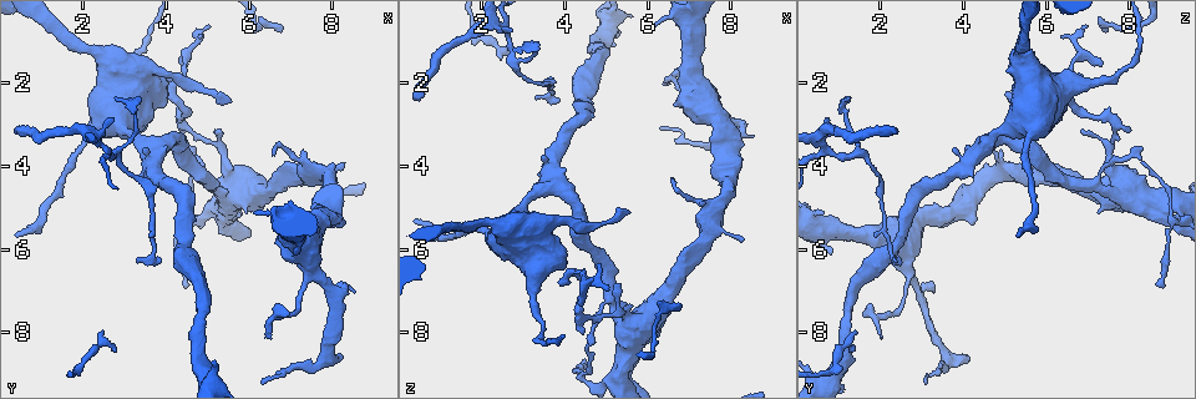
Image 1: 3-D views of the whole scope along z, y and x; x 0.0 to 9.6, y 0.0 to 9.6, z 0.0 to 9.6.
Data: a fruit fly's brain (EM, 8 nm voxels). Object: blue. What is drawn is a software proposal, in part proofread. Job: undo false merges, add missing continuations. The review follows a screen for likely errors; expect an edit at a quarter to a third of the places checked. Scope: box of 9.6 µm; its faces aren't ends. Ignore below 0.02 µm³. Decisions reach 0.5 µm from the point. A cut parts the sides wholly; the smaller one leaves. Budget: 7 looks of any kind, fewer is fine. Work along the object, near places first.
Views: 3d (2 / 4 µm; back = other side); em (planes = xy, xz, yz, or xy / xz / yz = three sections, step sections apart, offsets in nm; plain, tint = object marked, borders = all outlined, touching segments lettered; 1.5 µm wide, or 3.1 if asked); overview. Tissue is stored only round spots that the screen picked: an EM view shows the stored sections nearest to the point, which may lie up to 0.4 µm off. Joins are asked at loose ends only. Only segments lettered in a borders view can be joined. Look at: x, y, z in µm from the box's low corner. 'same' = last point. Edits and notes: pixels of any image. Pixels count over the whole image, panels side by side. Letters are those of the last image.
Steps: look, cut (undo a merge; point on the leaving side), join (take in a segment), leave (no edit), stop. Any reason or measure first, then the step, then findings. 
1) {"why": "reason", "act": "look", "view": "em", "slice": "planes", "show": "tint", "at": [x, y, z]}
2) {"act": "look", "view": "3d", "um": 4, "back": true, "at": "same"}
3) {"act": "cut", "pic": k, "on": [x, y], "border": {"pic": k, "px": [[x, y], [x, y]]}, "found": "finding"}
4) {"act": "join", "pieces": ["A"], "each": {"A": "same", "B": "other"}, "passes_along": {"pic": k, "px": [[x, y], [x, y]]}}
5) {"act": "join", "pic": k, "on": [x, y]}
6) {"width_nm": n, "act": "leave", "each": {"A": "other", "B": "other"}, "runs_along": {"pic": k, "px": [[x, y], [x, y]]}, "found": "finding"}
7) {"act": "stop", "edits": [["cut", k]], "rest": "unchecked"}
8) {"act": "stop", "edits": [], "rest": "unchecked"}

{"why": "branch stops here", "act": "look", "view": "em", "slice": "planes", "show": "plain", "at": [8.20, 8.55, 4.00]}

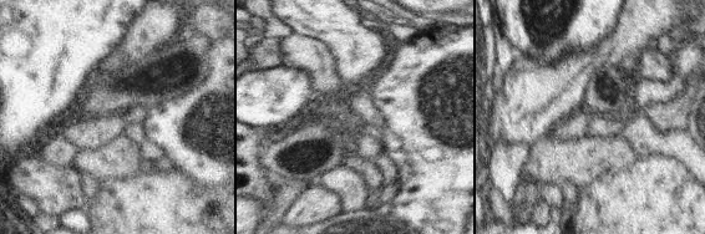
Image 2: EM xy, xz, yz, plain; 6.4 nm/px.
{"why": "see the neighbours", "act": "look", "view": "em", "slice": "planes", "show": "borders", "at": "same"}

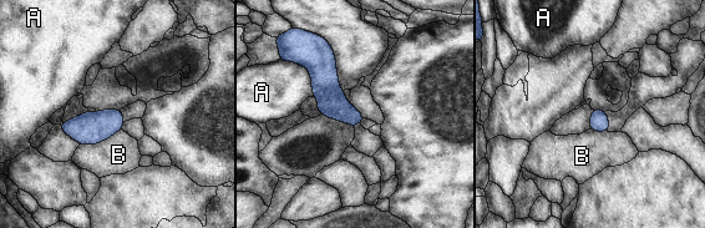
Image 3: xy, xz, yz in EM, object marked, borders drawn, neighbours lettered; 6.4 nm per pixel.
{"width_nm": 120, "act": "leave", "each": {"A": "other", "B": "other"}, "runs_along": {"pic": 3, "px": [[317, 49], [326, 91], [358, 120]]}, "found": "none of them fits"}

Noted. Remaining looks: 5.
{"why": "an open end", "act": "look", "view": "3d", "um": 2, "at": [6.60, 3.70, 4.35]}

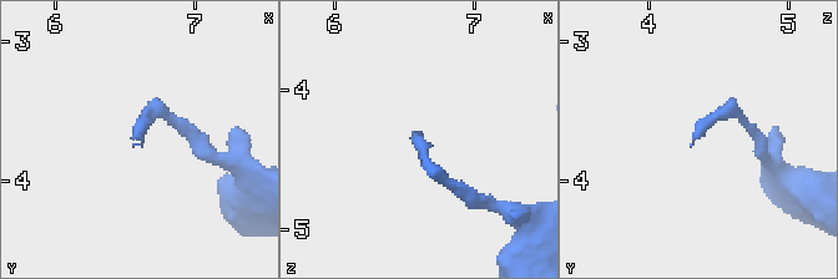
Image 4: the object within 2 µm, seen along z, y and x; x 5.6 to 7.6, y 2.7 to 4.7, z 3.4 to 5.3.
{"why": "now the EM", "act": "look", "view": "em", "slice": "yz", "step": 8, "show": "borders", "at": [6.62, 3.74, 4.30]}

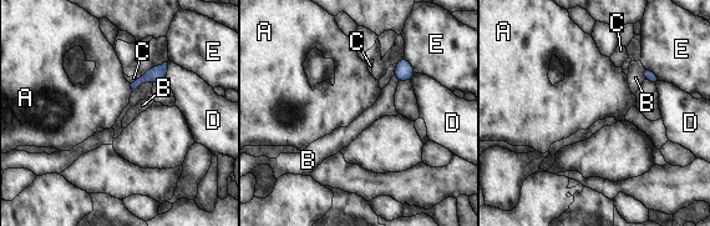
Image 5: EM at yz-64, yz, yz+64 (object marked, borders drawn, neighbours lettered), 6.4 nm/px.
{"why": "cut it another way", "act": "look", "view": "em", "slice": "planes", "show": "borders", "at": "same"}

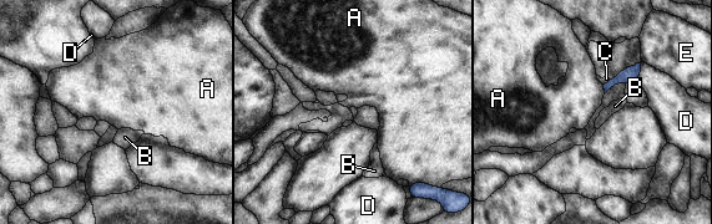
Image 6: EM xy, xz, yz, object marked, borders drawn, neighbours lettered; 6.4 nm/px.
{"act": "leave", "each": {"A": "other", "B": "other", "C": "other", "D": "other", "E": "other"}, "border": {"pic": 6, "px": [[602, 85], [605, 92]]}, "found": "no lettered segment goes on from it"}

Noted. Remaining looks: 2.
{"why": "thin end", "act": "look", "view": "3d", "um": 2, "at": [4.35, 1.50, 7.45]}

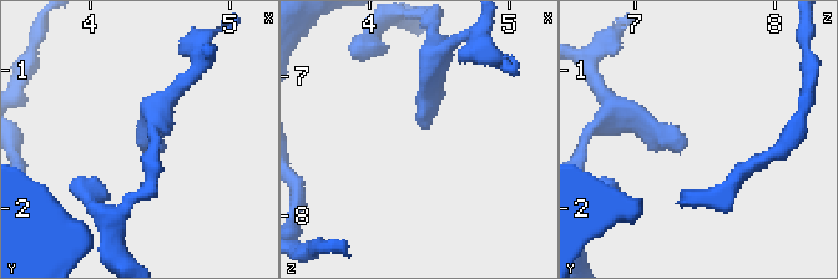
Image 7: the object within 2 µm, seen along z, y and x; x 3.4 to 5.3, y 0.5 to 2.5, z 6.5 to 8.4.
{"act": "look", "view": "em", "slice": "planes", "show": "borders", "at": [4.40, 1.46, 7.36]}

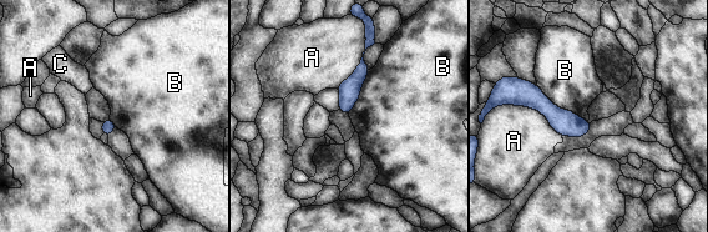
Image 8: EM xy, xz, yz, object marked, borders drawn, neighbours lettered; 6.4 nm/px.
{"width_nm": 80, "act": "leave", "each": {"A": "other", "B": "other", "C": "other"}, "border": {"pic": 8, "px": [[536, 85], [559, 107], [587, 121]]}, "found": "no lettered segment goes on from it"}

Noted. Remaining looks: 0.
{"act": "stop", "edits": [], "rest": "unchecked"}

